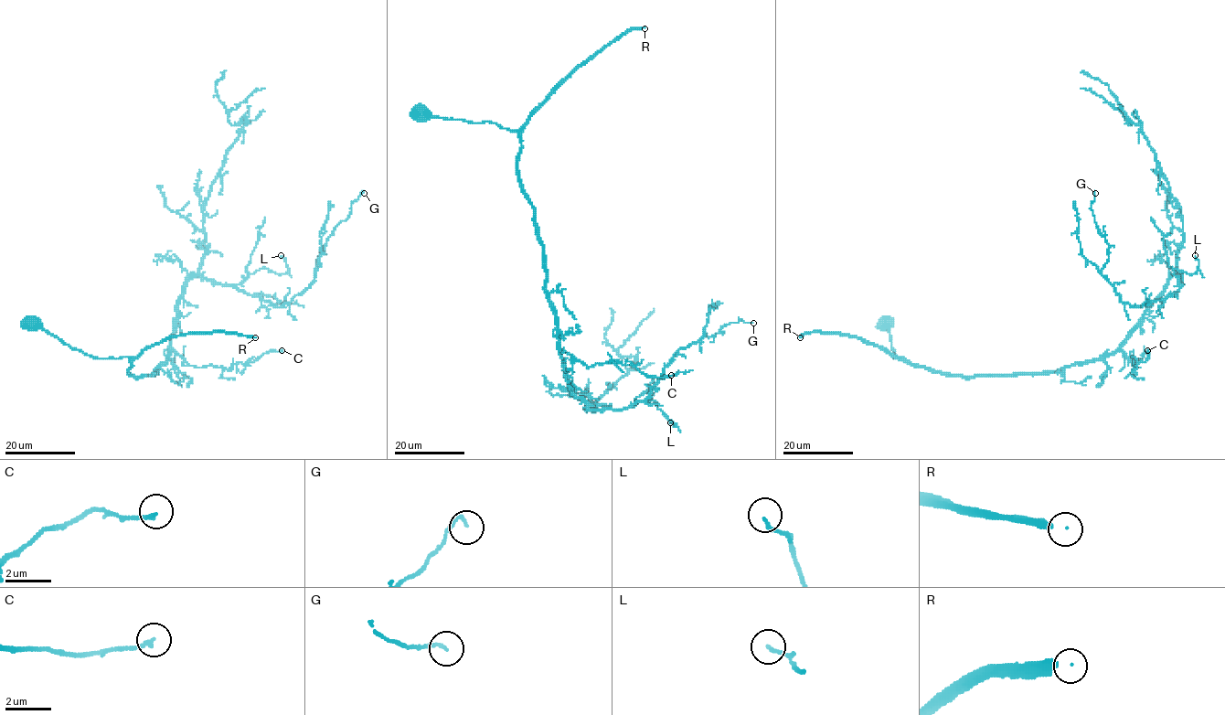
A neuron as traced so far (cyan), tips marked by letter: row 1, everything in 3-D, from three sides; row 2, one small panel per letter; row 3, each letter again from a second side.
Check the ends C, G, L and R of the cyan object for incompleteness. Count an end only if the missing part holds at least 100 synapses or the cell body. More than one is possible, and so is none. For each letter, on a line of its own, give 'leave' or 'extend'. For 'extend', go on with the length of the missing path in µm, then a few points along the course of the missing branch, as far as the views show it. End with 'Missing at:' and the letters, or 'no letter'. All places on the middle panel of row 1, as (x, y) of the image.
C: leave
G: leave
L: leave
R: extend; about 300 µm are missing
Missing at: R

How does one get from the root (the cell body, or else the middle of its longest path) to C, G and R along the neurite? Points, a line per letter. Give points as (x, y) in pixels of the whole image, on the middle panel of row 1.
C: (420, 113), (519, 131), (518, 177), (534, 209), (558, 346), (588, 366), (621, 362), (648, 376), (671, 375)
G: (420, 113), (519, 131), (565, 378), (591, 410), (643, 401), (704, 328), (753, 323)
R: (420, 113), (425, 111), (441, 118), (490, 122), (517, 132), (577, 68), (628, 31), (644, 28)

